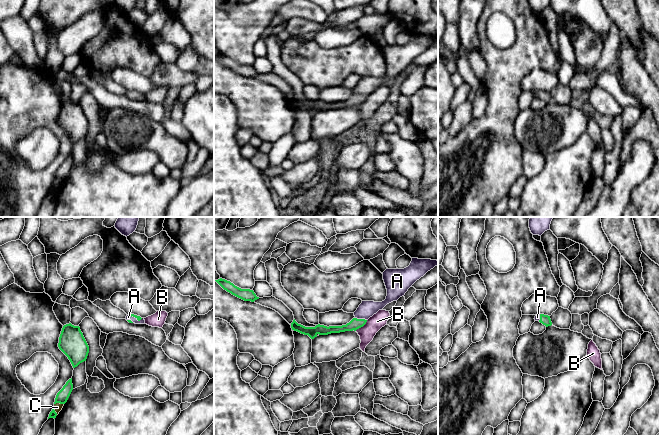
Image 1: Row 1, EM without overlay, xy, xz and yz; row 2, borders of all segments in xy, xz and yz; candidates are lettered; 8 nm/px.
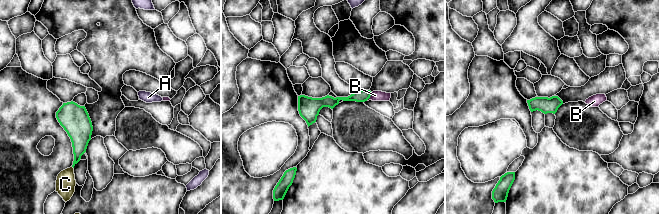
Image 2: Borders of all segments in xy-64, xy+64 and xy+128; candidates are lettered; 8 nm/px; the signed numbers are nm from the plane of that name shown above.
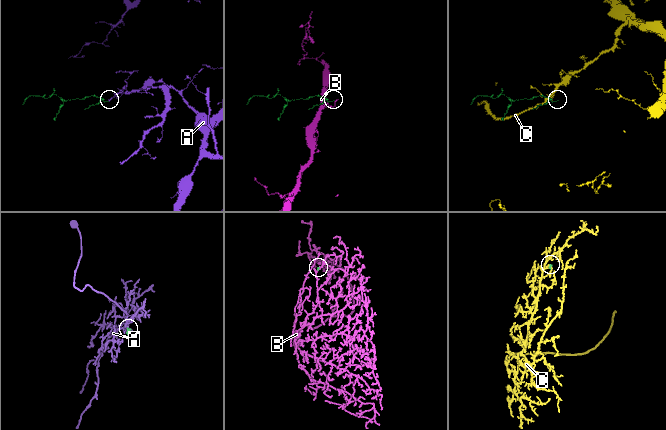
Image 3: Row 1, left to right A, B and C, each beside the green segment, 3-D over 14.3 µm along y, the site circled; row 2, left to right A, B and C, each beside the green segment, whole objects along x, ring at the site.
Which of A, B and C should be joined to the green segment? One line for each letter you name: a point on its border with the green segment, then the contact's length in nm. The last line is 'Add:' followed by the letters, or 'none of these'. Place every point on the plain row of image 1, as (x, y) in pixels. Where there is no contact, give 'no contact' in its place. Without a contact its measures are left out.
A: xz (361, 95) | 100 nm
Add: A

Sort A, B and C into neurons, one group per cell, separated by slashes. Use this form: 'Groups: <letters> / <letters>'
Groups: A / B / C

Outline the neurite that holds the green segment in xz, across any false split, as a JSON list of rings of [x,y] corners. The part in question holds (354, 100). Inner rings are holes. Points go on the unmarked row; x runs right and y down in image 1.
[[[412,34],[410,41],[404,45],[386,45],[383,50],[383,56],[387,65],[386,75],[382,78],[362,77],[354,88],[354,94],[342,102],[324,102],[305,103],[298,100],[295,95],[291,99],[291,104],[301,110],[308,111],[311,115],[317,111],[328,111],[331,109],[340,109],[345,107],[356,107],[363,103],[367,96],[382,86],[387,80],[397,77],[404,72],[412,61],[423,53],[428,47],[438,41],[437,36]]]

